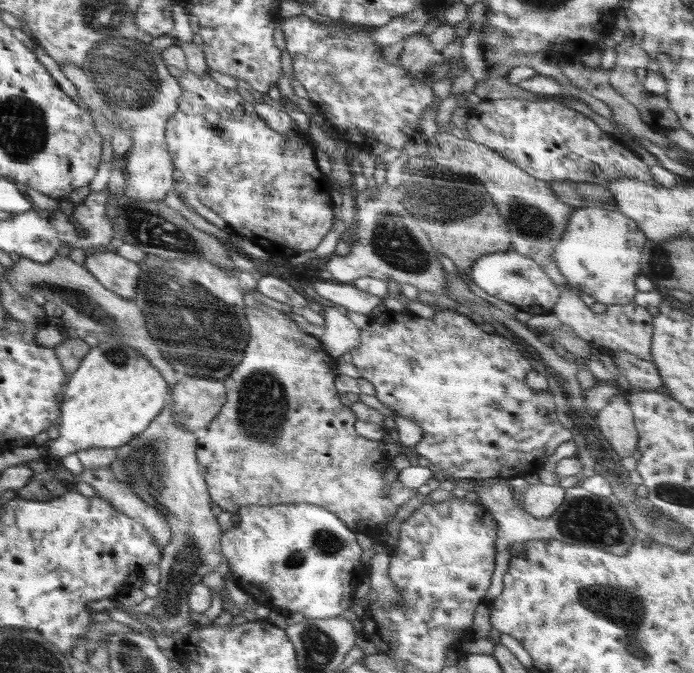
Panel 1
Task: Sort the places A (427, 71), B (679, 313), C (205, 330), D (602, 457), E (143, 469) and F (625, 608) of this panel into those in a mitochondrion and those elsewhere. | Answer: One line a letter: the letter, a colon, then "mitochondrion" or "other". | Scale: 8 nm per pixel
A: mitochondrion
B: other
C: mitochondrion
D: mitochondrion
E: mitochondrion
F: mitochondrion

